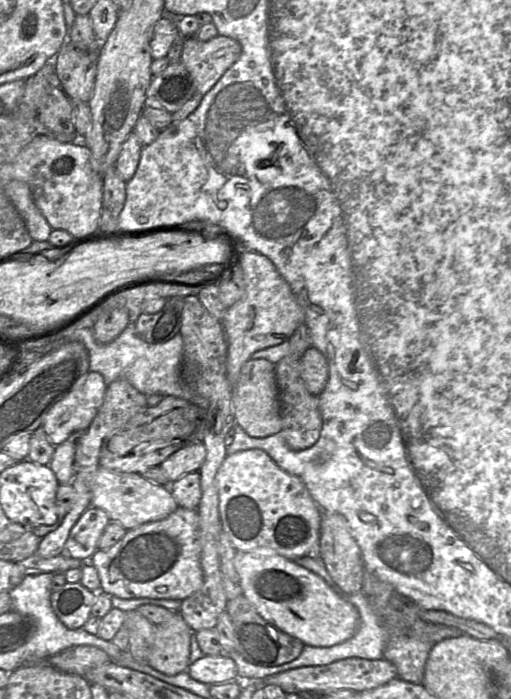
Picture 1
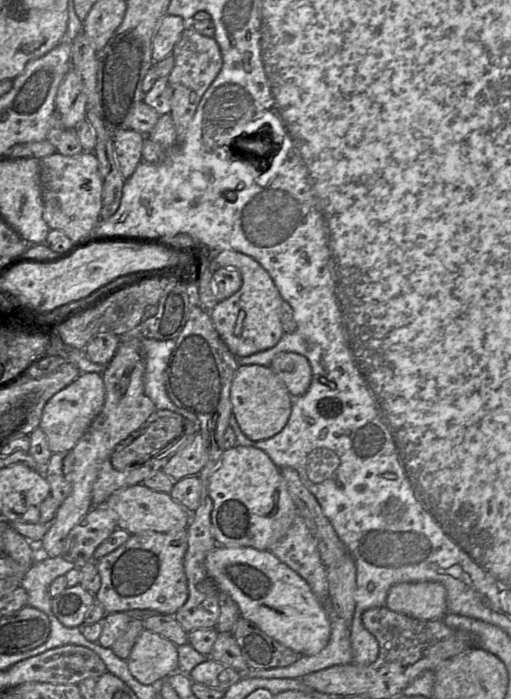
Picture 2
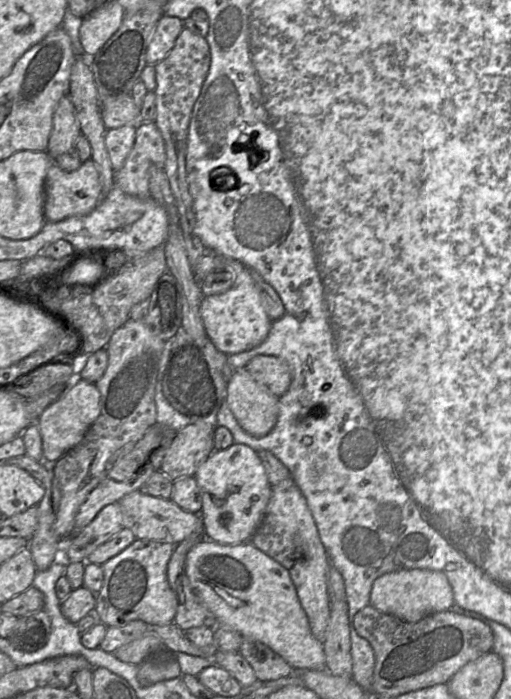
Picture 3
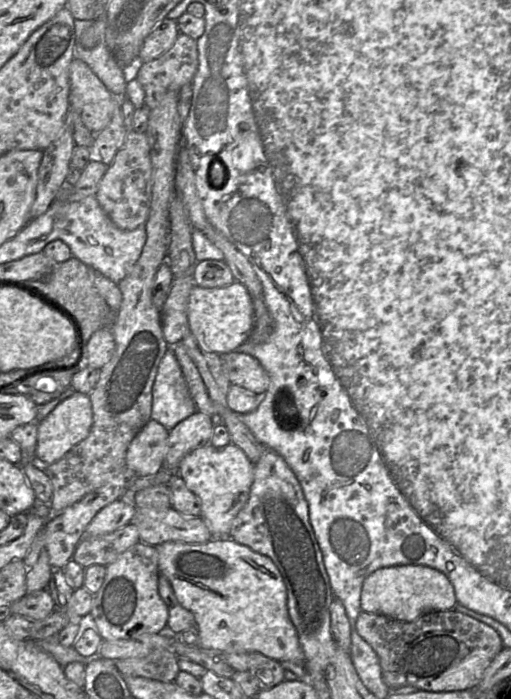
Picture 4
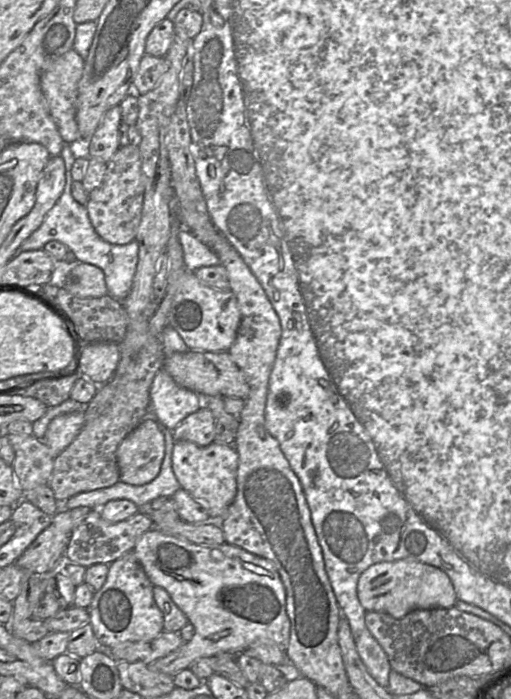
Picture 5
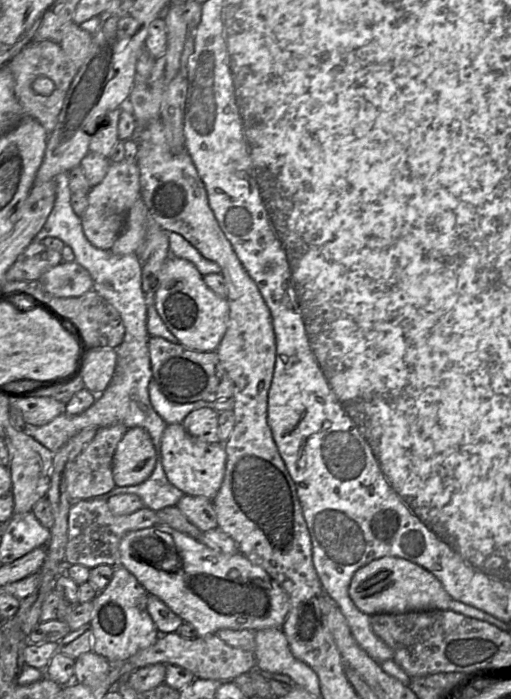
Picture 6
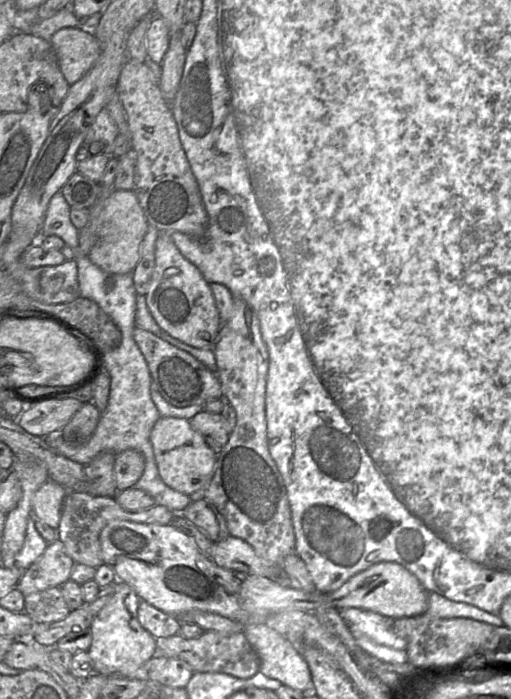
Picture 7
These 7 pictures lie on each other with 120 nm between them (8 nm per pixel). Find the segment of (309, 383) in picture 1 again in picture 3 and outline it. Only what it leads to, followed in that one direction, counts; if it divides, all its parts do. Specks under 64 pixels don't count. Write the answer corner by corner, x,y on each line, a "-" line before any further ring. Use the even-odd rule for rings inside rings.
257,355
244,367
255,381
267,387
277,397
289,389
292,374
288,364
279,357

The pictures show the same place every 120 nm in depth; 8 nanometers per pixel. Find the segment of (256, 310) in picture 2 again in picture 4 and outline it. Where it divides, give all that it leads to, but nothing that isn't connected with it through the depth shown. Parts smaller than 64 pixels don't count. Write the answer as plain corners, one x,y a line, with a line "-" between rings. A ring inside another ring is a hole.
234,281
219,288
202,288
195,285
189,296
188,324
190,332
206,351
227,354
245,343
254,326
254,307
247,288

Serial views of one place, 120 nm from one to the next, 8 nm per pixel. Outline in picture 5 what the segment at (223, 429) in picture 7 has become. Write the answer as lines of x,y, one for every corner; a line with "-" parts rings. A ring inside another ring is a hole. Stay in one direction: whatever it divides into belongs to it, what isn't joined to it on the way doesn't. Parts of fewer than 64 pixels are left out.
207,407
189,414
173,430
175,441
188,441
199,446
215,442
216,419

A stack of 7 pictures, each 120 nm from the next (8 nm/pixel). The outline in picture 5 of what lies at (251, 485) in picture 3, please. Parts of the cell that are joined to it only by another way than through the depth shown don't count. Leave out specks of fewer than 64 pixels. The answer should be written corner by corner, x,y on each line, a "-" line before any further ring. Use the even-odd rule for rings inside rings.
176,441
172,468
181,488
206,506
211,520
219,521
237,493
238,454
234,446
218,442
199,446
188,441

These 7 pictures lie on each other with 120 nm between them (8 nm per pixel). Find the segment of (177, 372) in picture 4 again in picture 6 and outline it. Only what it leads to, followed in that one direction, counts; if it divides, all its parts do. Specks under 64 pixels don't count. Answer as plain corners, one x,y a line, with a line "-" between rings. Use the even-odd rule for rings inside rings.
153,378
149,383
149,398
154,410
168,425
182,424
186,416
197,409
214,409
214,402
196,401
179,404
168,400

